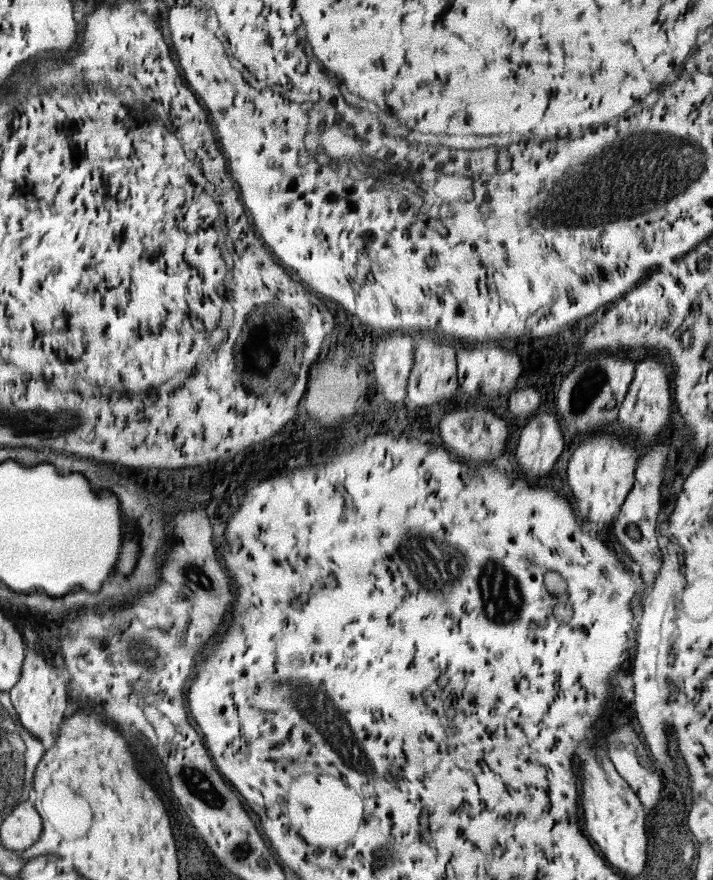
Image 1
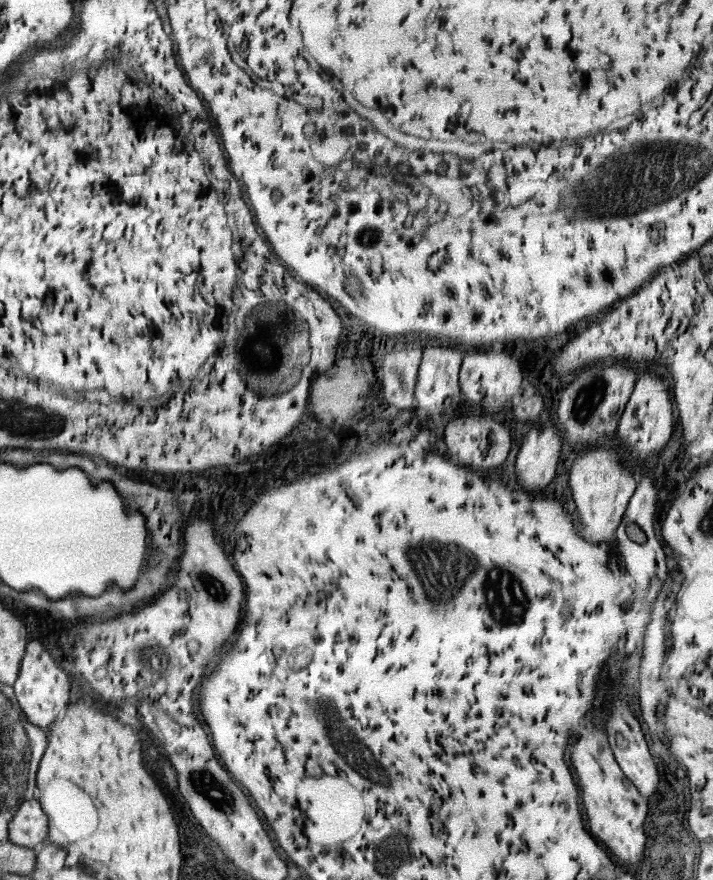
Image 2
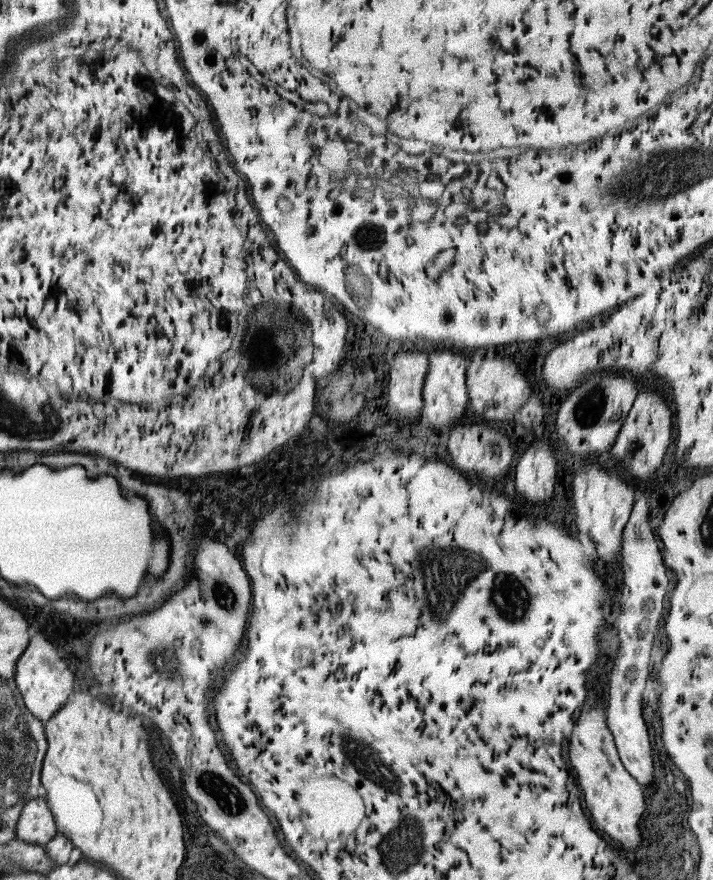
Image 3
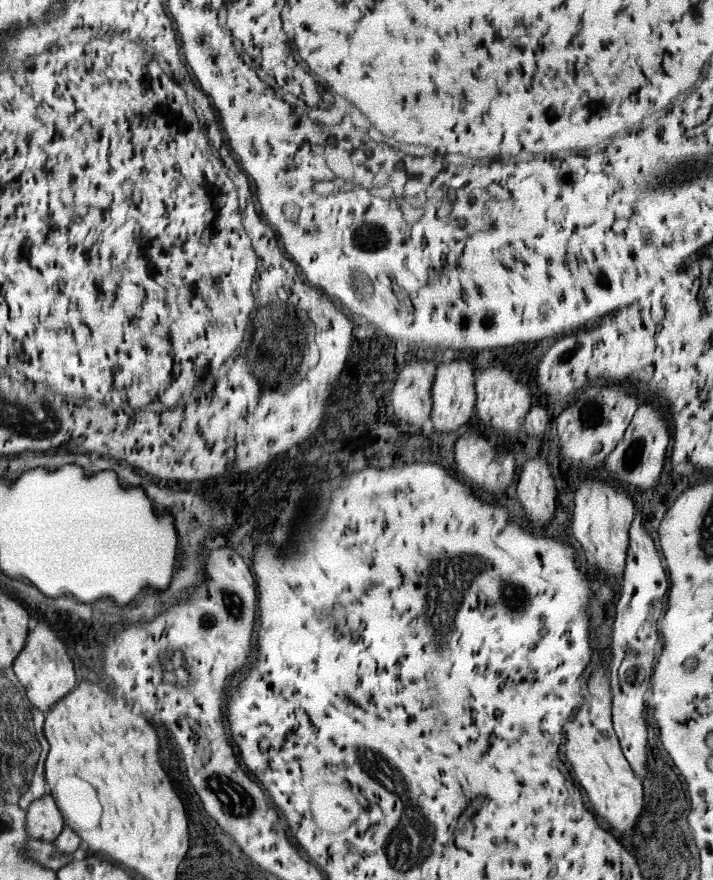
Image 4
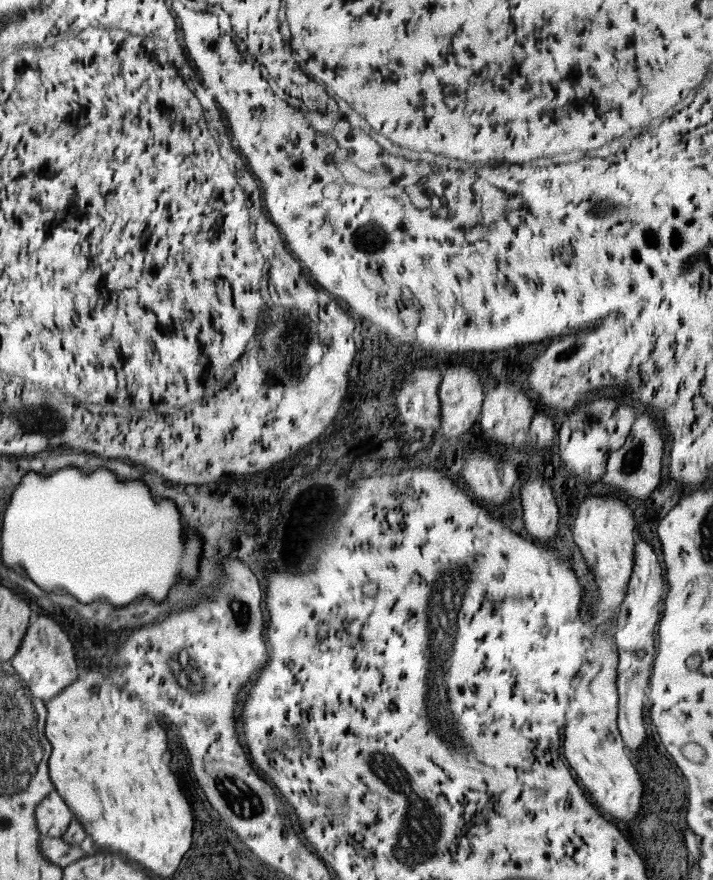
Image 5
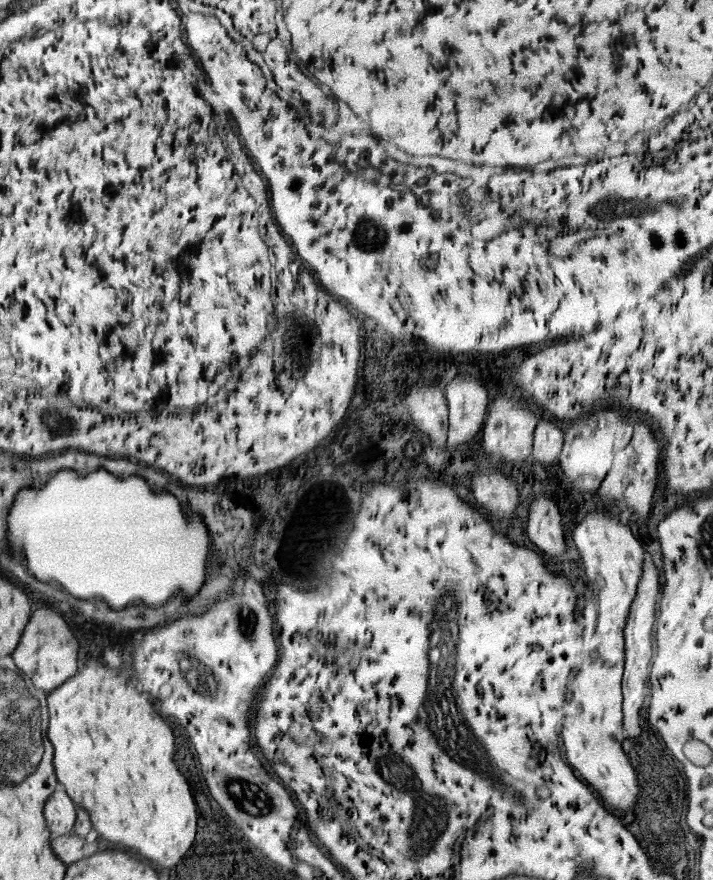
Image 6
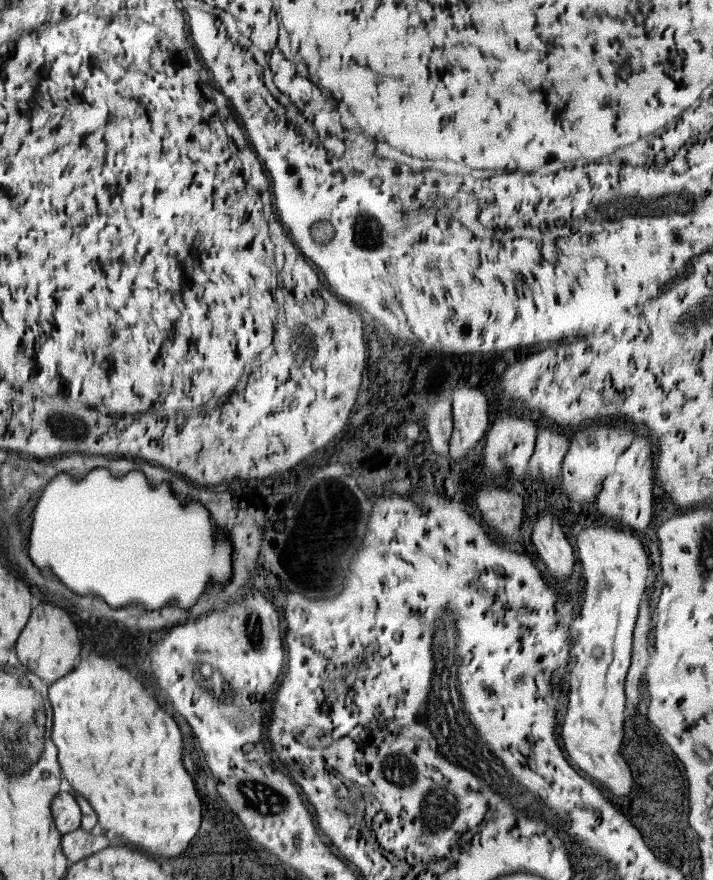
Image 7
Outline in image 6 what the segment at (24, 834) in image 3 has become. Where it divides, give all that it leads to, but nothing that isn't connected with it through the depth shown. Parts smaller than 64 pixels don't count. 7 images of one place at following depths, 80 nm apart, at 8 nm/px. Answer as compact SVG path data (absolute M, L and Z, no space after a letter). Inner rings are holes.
M58 787L44 805L46 824L54 837L70 833L75 825L77 812L74 802L64 788Z

